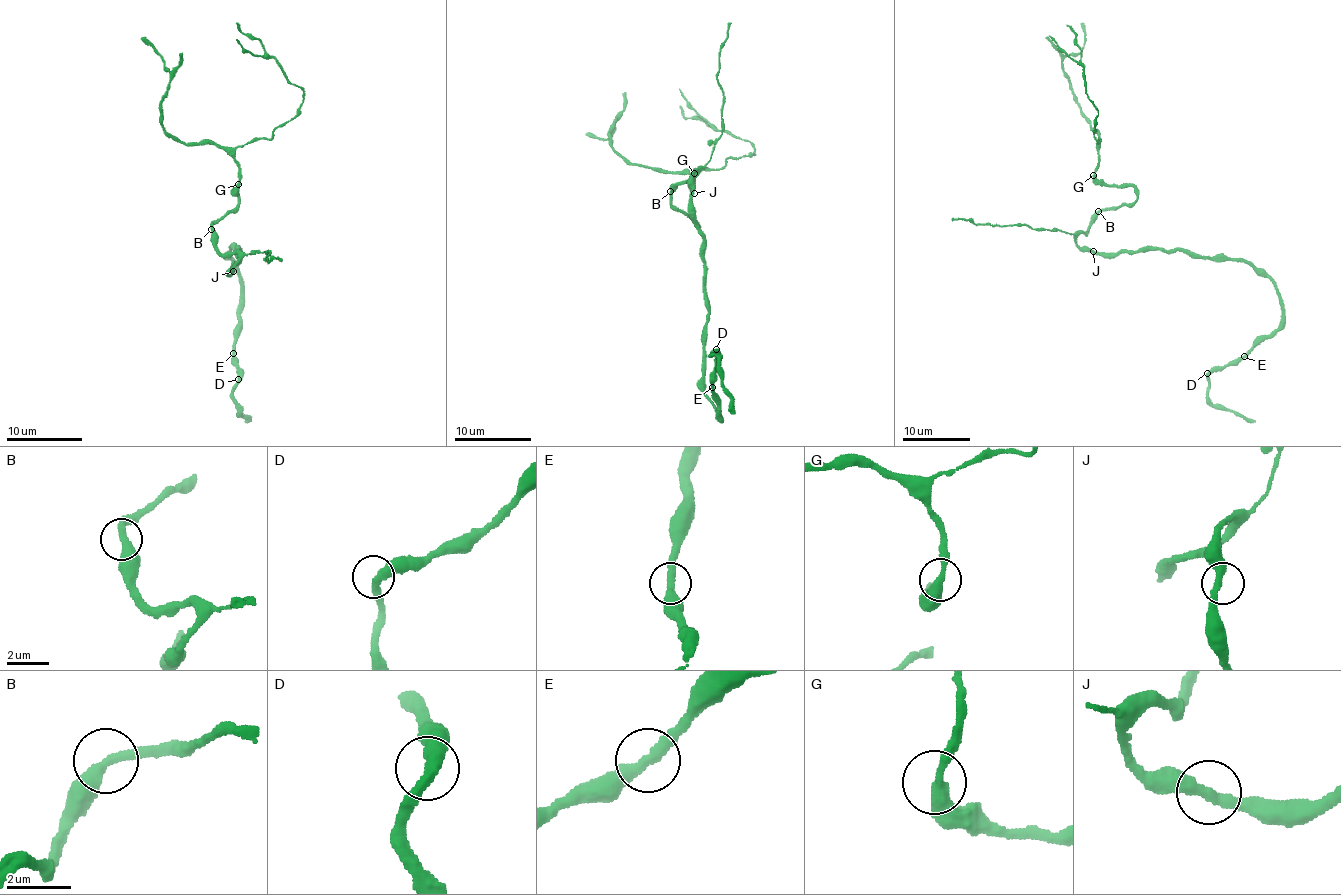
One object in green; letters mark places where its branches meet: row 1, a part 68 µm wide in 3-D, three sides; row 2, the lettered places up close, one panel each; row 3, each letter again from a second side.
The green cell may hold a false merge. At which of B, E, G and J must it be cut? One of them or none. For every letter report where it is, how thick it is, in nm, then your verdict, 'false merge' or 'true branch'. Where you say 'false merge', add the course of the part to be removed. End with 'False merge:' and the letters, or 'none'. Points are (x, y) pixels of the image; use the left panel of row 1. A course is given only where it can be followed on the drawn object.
B: (211, 229) | 380 nm | true branch
E: (233, 353) | 360 nm | true branch
G: (238, 184) | 360 nm | true branch
J: (233, 271) | 360 nm | true branch
False merge: none

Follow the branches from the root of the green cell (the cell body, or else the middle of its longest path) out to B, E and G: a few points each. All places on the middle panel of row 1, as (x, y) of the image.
B: (692, 191), (691, 176), (698, 170), (691, 179), (675, 184), (670, 191)
E: (692, 191), (692, 222), (703, 239), (705, 263), (705, 395), (718, 410), (720, 419), (719, 399), (713, 386)
G: (692, 191), (691, 176), (698, 170), (691, 179), (675, 184), (672, 200), (698, 228), (691, 202), (694, 173)

